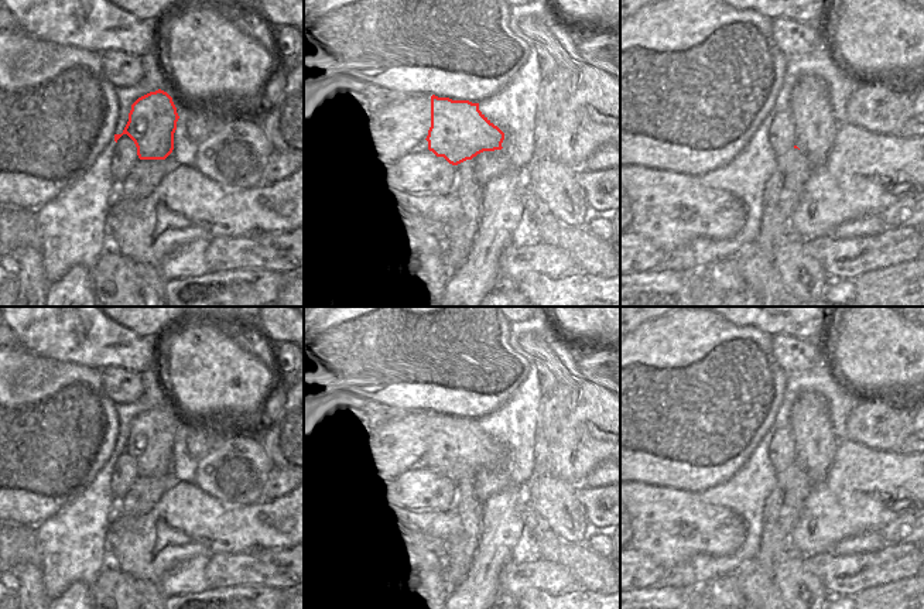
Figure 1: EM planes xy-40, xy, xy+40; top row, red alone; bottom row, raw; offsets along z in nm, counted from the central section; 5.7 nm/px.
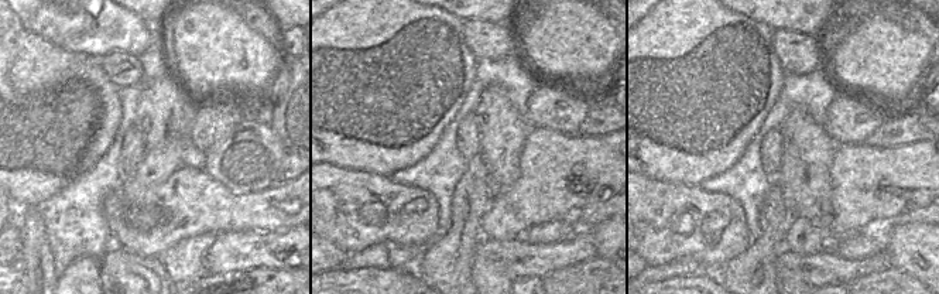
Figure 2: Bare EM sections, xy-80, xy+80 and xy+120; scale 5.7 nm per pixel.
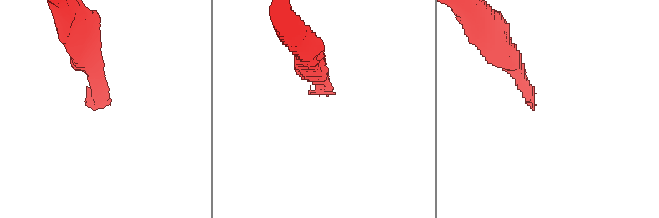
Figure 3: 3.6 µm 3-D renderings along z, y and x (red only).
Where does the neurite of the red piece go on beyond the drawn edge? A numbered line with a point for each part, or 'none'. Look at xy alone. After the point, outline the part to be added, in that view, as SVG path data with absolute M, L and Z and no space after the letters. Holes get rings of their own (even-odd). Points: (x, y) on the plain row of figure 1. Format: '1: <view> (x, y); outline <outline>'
1: xy (514, 431); outline M503 406L479 418L479 427L504 449L504 472L510 485L524 485L535 466L533 444L541 434L541 410L528 406L523 411L509 411Z

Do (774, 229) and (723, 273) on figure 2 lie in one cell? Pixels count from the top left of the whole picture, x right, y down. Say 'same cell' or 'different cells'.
same cell

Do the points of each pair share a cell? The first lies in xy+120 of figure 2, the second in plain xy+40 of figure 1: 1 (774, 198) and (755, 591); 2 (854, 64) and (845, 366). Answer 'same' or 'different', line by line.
1: same
2: same

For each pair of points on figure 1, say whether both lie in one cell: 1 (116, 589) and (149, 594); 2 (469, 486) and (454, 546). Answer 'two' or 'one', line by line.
1: one
2: one

